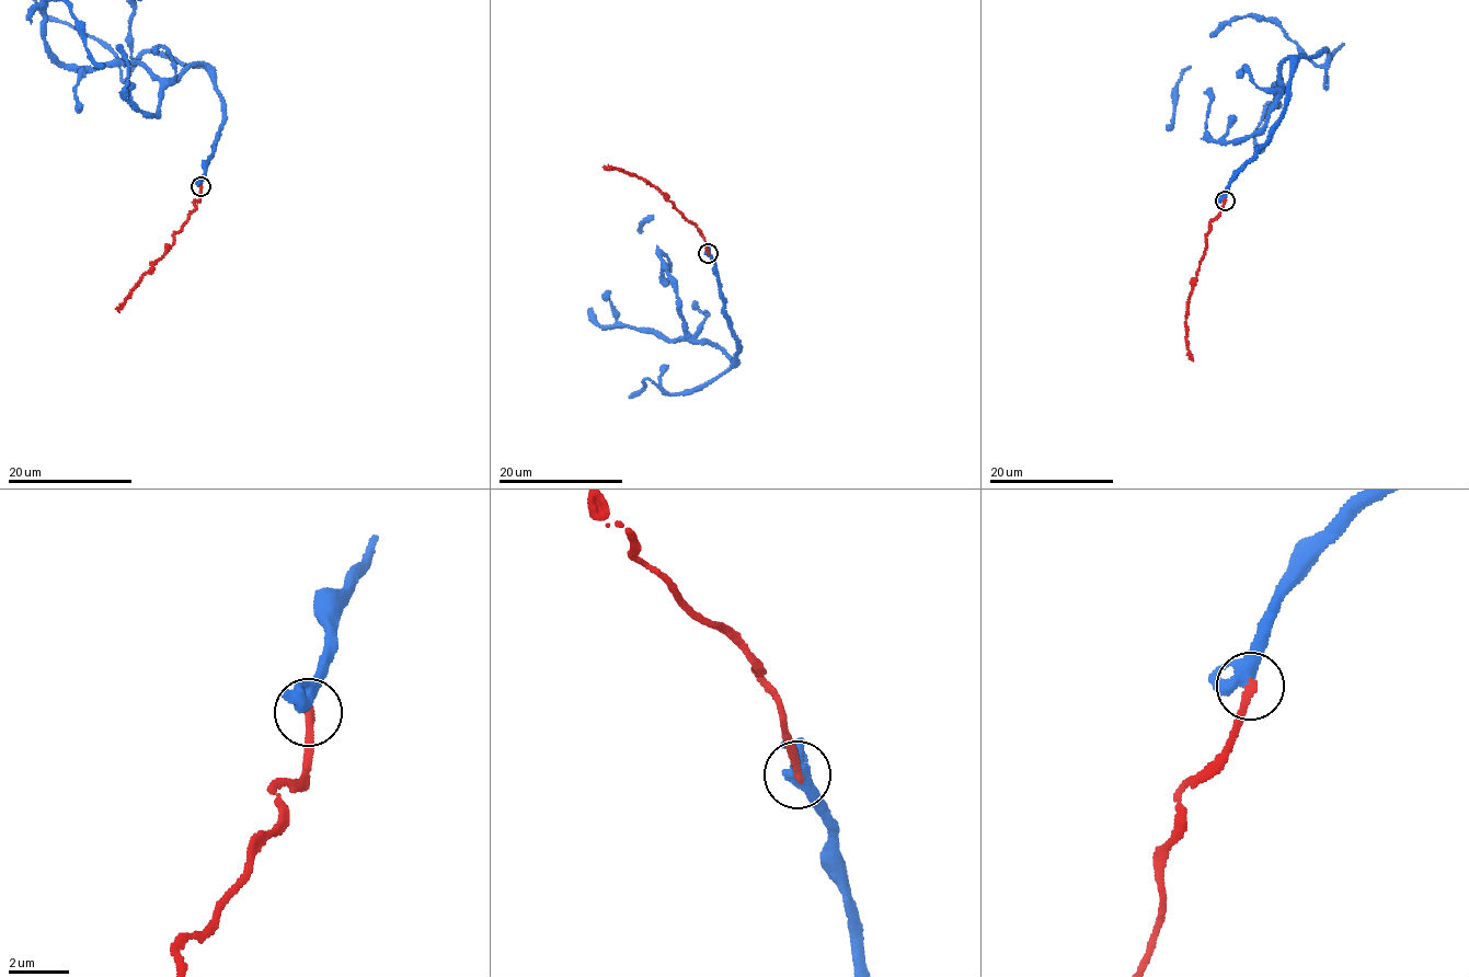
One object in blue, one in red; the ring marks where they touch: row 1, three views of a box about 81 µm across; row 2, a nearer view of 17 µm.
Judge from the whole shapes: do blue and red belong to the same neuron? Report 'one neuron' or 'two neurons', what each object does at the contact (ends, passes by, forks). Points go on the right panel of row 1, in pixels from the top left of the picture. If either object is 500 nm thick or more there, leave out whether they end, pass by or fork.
two neurons; blue passes by; red ends

